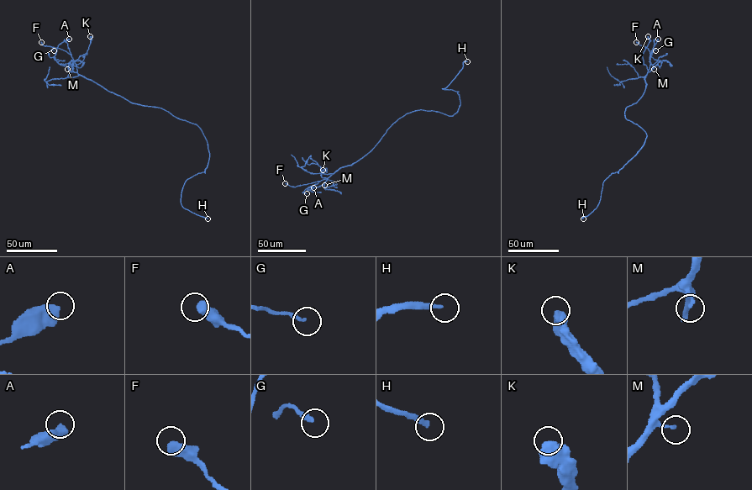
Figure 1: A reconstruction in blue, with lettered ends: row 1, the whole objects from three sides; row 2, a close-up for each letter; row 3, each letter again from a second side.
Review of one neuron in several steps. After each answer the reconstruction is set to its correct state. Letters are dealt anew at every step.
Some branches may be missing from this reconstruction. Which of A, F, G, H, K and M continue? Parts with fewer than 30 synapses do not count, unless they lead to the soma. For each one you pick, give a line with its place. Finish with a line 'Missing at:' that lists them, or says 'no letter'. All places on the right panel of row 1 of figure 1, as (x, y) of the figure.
H: Place: (583, 218)
Missing at: H

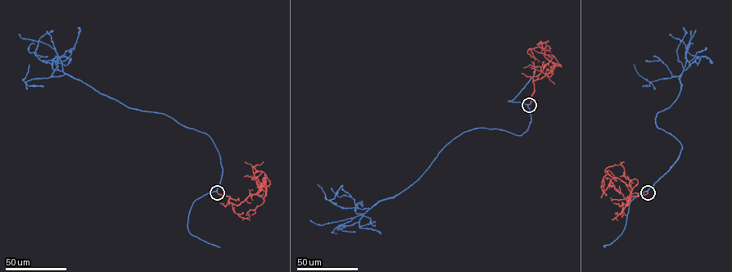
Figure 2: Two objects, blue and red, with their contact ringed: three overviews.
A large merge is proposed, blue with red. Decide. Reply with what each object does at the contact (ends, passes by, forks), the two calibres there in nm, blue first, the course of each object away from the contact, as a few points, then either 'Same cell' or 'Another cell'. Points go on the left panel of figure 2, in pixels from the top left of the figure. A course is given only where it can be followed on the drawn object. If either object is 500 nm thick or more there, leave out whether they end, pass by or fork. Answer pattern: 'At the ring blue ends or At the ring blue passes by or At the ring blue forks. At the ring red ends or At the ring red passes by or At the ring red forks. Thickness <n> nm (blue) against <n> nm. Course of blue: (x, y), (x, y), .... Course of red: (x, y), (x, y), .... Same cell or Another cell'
At the ring blue ends. At the ring red ends. Thickness 320 nm (blue) against 340 nm. Course of blue: (217, 192), (223, 170), (219, 153), (209, 136), (164, 114), (128, 107), (66, 74), (24, 82), (29, 64). Course of red: (217, 192), (237, 205), (265, 185), (265, 174), (259, 191), (270, 181). Same cell

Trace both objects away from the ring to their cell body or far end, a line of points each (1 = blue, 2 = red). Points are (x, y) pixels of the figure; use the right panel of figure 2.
1: (648, 192), (681, 148), (655, 120), (657, 114), (677, 97), (681, 74), (649, 82), (634, 64)
2: (648, 192), (632, 197), (628, 205), (630, 188), (607, 174), (602, 184), (604, 191), (612, 186), (609, 181)

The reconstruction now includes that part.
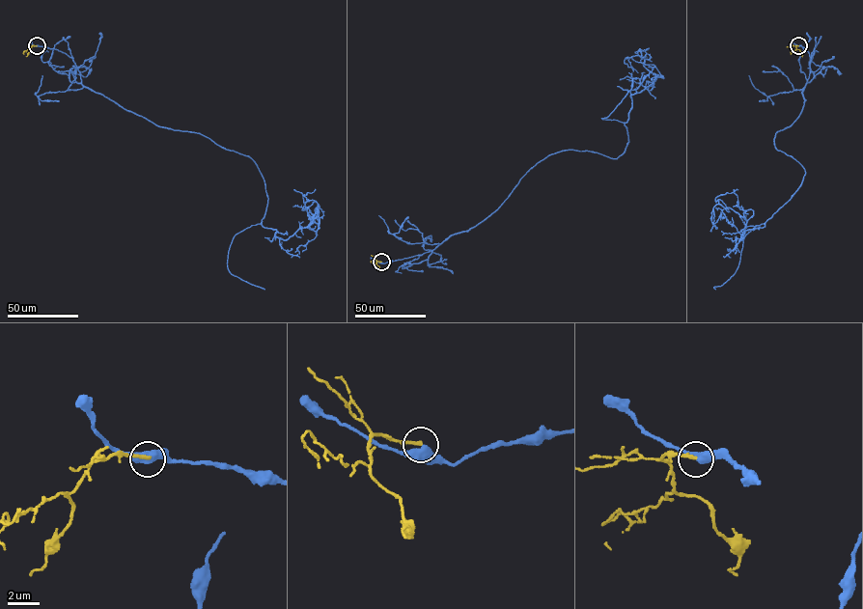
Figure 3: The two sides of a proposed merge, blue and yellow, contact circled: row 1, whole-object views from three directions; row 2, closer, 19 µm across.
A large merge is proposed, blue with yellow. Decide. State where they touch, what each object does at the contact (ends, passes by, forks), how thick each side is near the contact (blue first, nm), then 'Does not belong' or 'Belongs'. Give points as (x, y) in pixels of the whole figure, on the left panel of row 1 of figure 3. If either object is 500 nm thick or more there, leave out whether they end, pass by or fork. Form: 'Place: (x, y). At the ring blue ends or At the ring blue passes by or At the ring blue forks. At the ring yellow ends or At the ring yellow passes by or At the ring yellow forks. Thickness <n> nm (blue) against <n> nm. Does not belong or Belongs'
Place: (37, 45). At the ring blue passes by. At the ring yellow ends. Thickness 480 nm (blue) against 200 nm. Does not belong

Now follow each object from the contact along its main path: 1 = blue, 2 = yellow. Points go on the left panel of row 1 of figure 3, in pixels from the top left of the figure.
1: (36, 45), (125, 109), (249, 156), (275, 235), (323, 211)
2: (37, 45), (24, 51), (23, 54)

